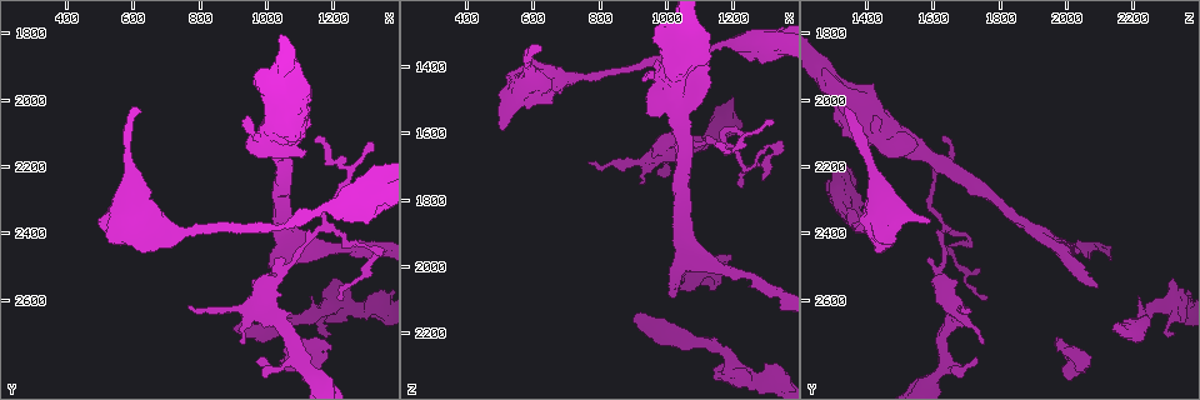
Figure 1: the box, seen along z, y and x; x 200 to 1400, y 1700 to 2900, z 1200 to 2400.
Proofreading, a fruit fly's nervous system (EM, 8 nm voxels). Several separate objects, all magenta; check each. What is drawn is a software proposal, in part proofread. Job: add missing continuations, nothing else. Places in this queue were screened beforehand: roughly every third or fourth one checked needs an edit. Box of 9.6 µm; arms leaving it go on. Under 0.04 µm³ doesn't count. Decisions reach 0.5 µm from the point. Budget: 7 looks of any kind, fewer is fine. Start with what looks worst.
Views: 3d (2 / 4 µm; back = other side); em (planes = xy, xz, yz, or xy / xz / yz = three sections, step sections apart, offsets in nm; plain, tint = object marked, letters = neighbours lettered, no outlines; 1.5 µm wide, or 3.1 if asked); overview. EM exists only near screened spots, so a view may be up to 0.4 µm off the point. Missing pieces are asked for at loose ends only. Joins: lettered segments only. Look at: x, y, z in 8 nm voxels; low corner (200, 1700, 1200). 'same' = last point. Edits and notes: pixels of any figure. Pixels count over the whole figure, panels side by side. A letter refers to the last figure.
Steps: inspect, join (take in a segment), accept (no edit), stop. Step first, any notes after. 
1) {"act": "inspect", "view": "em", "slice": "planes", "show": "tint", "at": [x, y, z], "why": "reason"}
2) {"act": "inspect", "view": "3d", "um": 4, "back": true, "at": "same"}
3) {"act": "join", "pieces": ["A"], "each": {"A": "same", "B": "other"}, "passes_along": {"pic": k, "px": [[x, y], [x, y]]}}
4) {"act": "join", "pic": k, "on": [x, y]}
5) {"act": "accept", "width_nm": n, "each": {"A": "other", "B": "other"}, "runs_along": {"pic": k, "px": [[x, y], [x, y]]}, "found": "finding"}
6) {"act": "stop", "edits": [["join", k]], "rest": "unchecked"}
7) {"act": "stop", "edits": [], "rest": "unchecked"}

{"act": "inspect", "view": "3d", "um": 4, "at": [1190, 2540, 2330]}

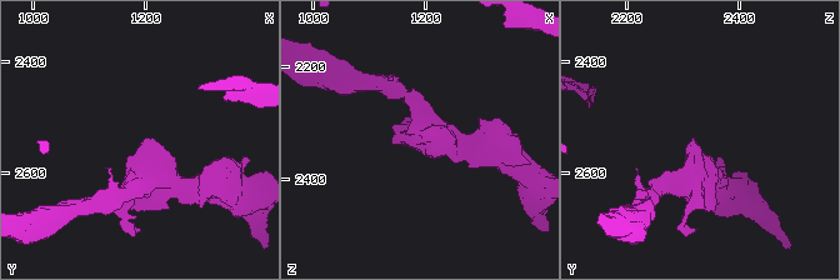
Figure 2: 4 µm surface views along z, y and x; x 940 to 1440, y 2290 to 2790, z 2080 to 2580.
{"act": "inspect", "view": "em", "slice": "planes", "show": "tint", "at": [1195, 2545, 2320]}

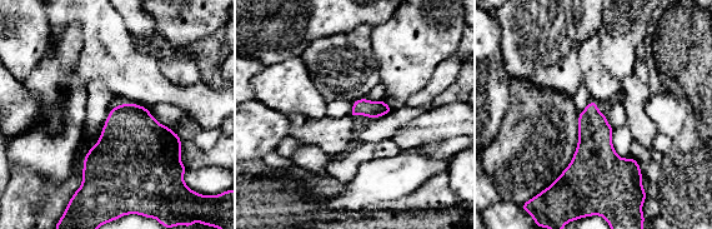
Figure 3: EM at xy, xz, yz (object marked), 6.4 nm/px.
{"act": "inspect", "view": "em", "slice": "planes", "show": "letters", "at": "same"}

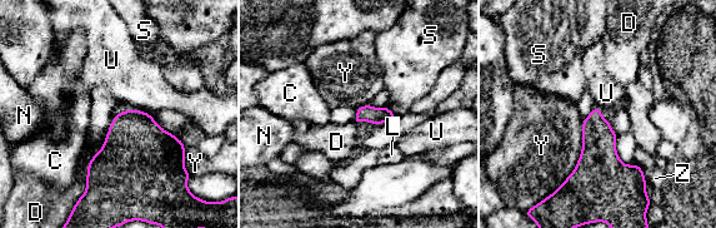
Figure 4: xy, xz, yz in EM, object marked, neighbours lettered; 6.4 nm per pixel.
{"act": "accept", "longest_contact_nm": ["Y", 500], "each": {"C": "other", "D": "other", "L": "other", "N": "other", "S": "other", "U": "other", "Y": "other", "Z": "other"}, "border": {"pic": 4, "px": [[109, 129], [80, 196]]}, "found": "no lettered segment goes on from it"}

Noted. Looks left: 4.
{"act": "inspect", "view": "3d", "um": 2, "at": [1030, 2560, 2090], "why": "free end"}

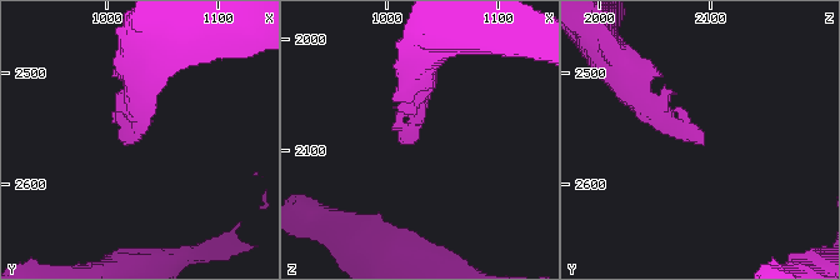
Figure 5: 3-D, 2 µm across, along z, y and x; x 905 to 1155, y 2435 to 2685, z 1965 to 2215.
{"act": "inspect", "view": "em", "slice": "xz", "step": 4, "show": "letters", "at": [1026, 2562, 2092]}

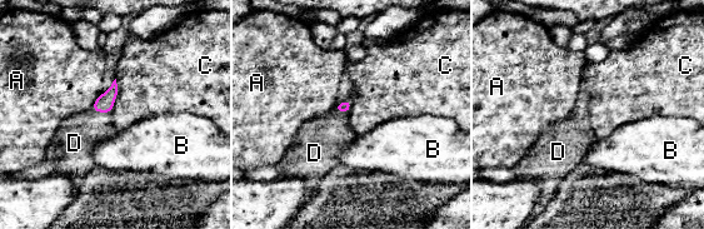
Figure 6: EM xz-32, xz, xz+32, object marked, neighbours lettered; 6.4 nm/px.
{"act": "join", "pieces": ["D"], "each": {"A": "other", "B": "other", "C": "other", "D": "same"}, "passes_along": {"pic": 6, "px": [[104, 103], [101, 111], [75, 139]]}, "found": "the neuron continues"}

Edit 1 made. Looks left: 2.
{"act": "stop", "edits": [["join", 6]], "rest": "unchecked"}

